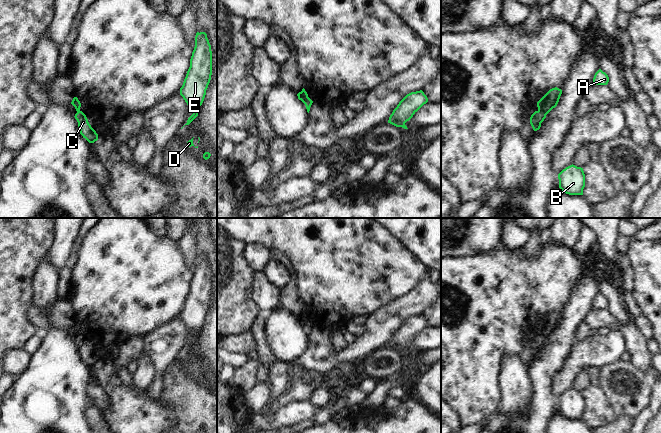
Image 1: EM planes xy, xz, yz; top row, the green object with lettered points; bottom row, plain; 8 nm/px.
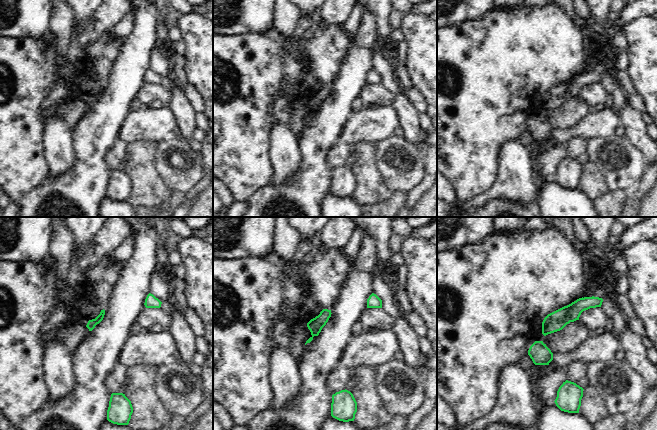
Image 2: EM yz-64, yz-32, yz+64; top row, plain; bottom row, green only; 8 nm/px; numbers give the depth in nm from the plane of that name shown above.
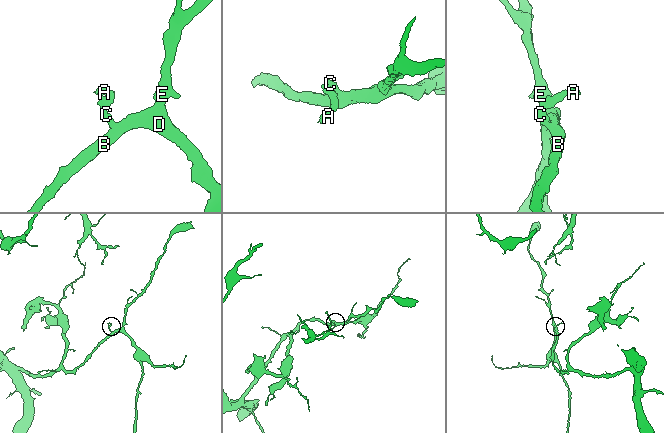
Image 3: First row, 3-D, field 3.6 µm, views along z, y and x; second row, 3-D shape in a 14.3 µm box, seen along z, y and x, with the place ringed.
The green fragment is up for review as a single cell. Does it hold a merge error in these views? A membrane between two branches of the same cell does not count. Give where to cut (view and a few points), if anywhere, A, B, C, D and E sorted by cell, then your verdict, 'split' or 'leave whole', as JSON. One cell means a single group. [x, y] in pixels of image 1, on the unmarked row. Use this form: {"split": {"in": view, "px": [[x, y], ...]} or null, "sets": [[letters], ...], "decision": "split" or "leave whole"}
{"split": {"in": "yz", "px": [[538, 334], [546, 338]]}, "sets": [["A"], ["B", "C", "D", "E"]], "decision": "split"}

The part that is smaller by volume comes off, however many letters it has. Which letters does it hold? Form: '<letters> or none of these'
A

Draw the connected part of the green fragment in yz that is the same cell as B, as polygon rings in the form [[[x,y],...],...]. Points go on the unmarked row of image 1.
[[[570,389],[558,398],[559,412],[569,419],[583,419],[585,398],[583,392]]]

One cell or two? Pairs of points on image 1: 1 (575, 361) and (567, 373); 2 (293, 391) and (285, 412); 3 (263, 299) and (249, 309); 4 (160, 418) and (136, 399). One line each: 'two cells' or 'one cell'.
1: two cells
2: two cells
3: two cells
4: one cell

